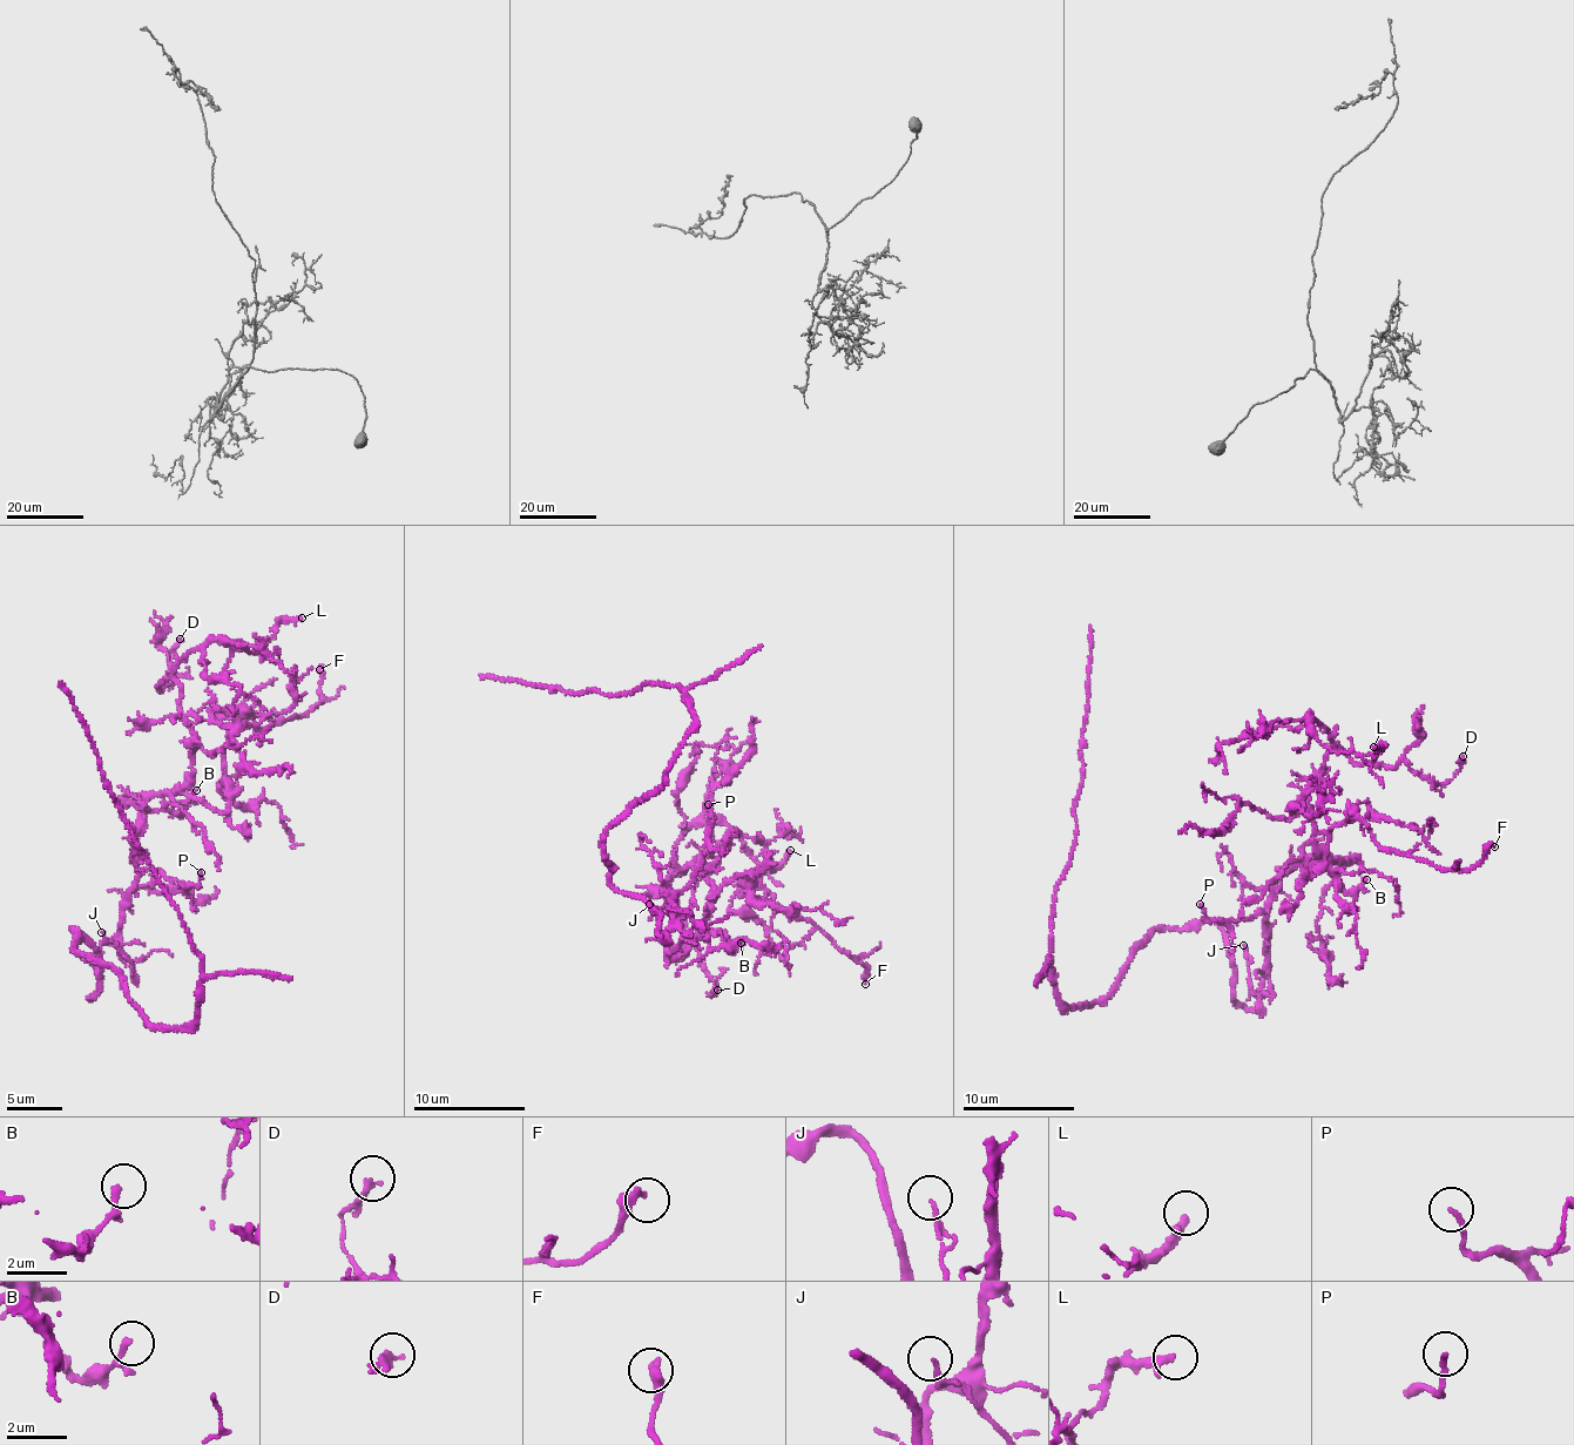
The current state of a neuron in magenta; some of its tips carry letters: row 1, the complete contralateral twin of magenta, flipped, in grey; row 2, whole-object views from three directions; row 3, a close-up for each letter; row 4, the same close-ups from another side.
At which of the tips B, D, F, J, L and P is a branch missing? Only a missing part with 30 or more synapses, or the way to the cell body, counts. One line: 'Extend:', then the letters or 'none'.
Extend: none

